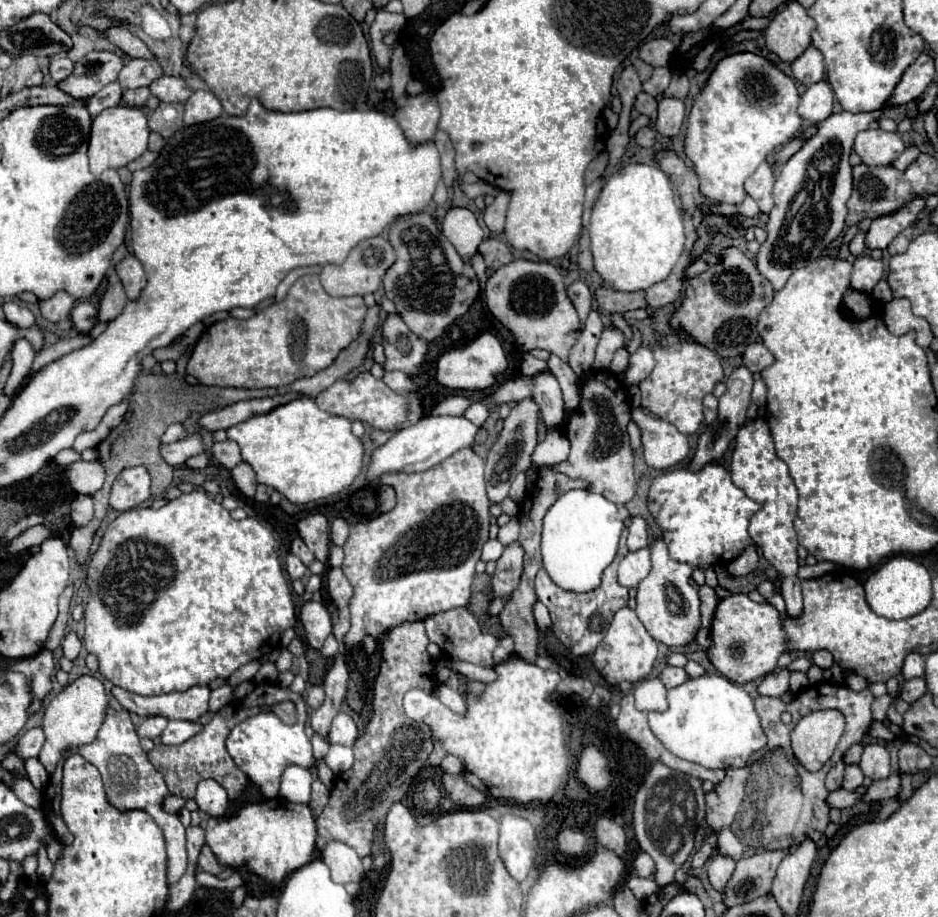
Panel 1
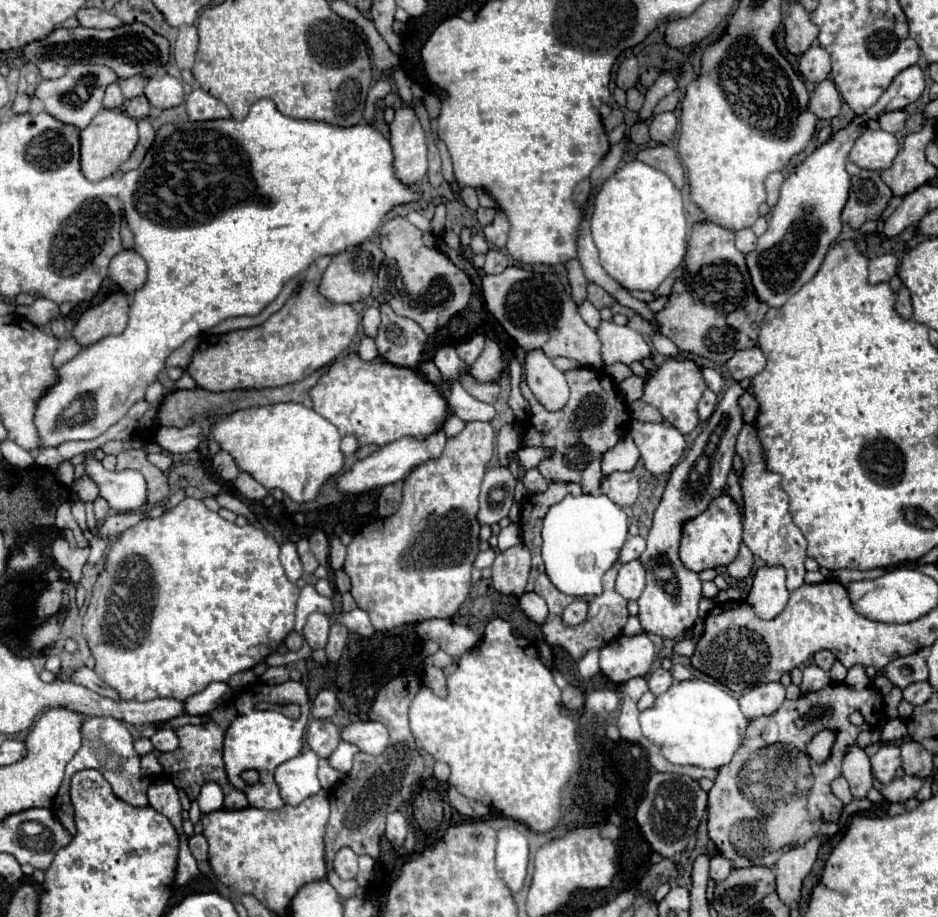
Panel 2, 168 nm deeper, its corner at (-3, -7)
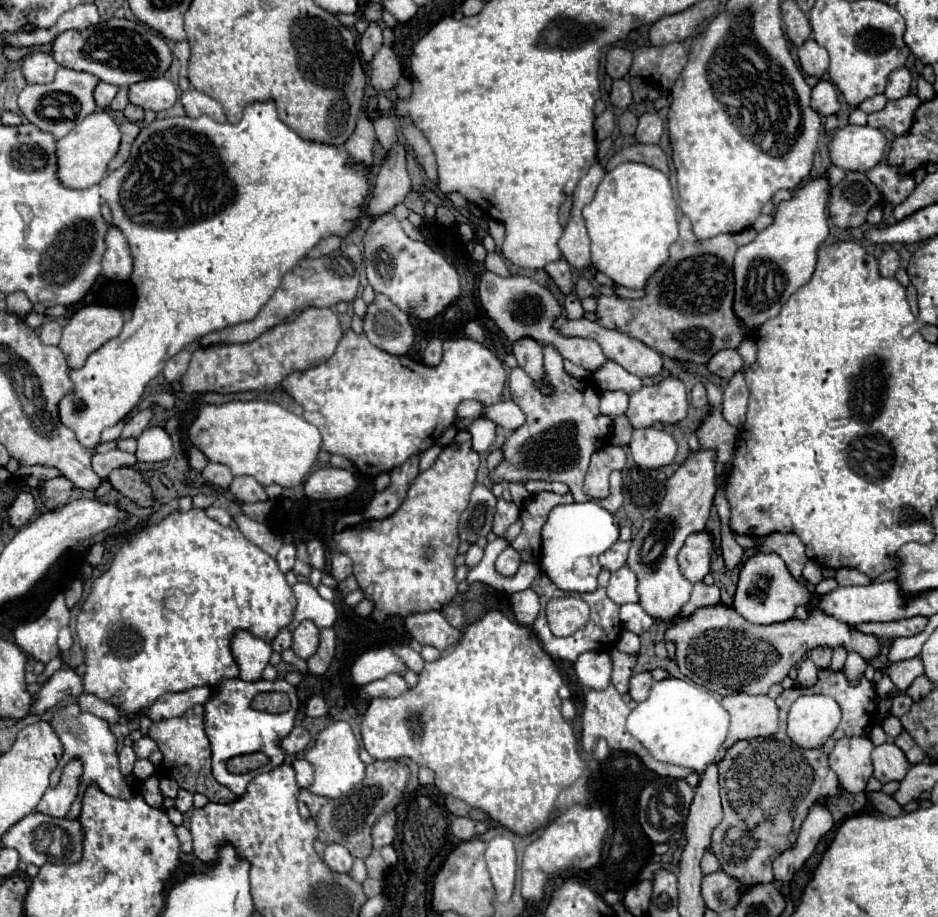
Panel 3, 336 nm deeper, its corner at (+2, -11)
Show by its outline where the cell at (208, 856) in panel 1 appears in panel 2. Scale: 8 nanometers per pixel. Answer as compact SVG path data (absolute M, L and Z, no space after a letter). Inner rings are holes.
M202 834L192 836L192 838L188 840L188 844L190 844L190 852L194 854L194 858L196 858L198 862L206 862L206 860L208 860L208 842L206 842L206 838L204 838Z

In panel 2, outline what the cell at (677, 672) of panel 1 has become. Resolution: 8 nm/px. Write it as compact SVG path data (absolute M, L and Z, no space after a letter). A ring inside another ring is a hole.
M656 668L656 670L648 676L648 688L650 688L650 692L654 692L656 696L664 694L664 692L672 686L672 682L674 682L672 674L670 674L668 670L664 670L664 668Z

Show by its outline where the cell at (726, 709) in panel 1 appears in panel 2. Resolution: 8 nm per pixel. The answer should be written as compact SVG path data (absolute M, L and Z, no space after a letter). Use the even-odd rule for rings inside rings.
M694 678L674 682L668 692L656 698L654 708L640 712L644 736L660 746L672 764L692 764L700 768L726 766L746 736L750 720L742 714L738 700L716 680Z

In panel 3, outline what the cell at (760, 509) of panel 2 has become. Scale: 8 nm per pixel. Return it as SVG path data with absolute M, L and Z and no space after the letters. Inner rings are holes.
M775 532L765 538L757 538L757 542L759 542L759 552L779 554L785 560L789 572L795 578L801 578L801 570L809 558L805 554L803 542L795 534L777 534Z

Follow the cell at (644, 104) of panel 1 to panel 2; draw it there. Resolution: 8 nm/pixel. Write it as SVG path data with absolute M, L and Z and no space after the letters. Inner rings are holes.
M632 88L632 90L628 90L628 92L626 92L626 96L628 96L628 110L634 110L634 112L638 112L638 110L642 108L644 96L638 92L638 88Z

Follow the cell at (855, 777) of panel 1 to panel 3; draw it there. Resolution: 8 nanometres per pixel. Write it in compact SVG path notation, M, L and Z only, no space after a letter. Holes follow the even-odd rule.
M853 736L841 738L829 754L829 764L847 792L857 794L865 790L867 780L873 774L871 750L873 742L867 736Z

